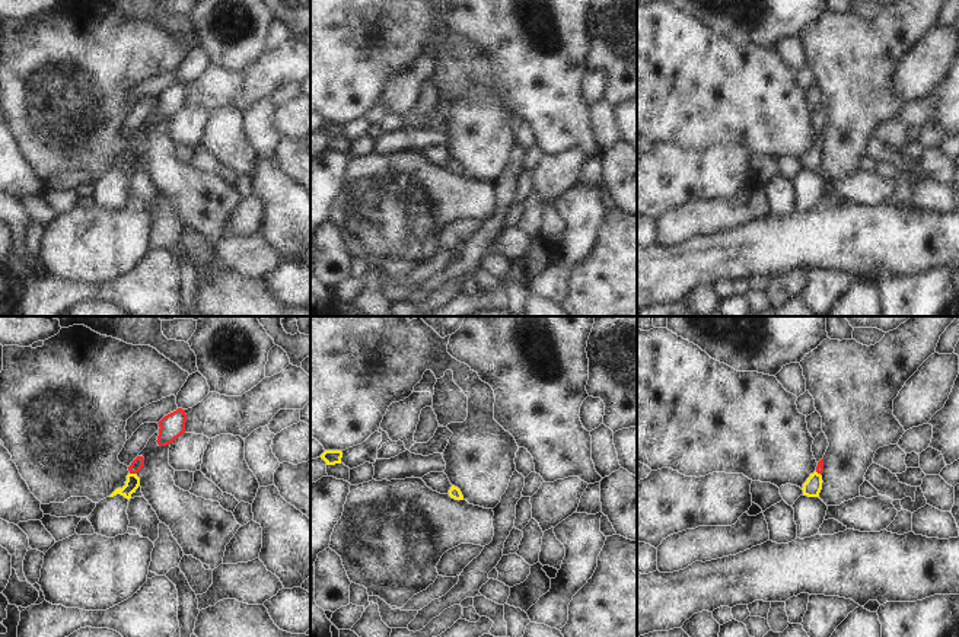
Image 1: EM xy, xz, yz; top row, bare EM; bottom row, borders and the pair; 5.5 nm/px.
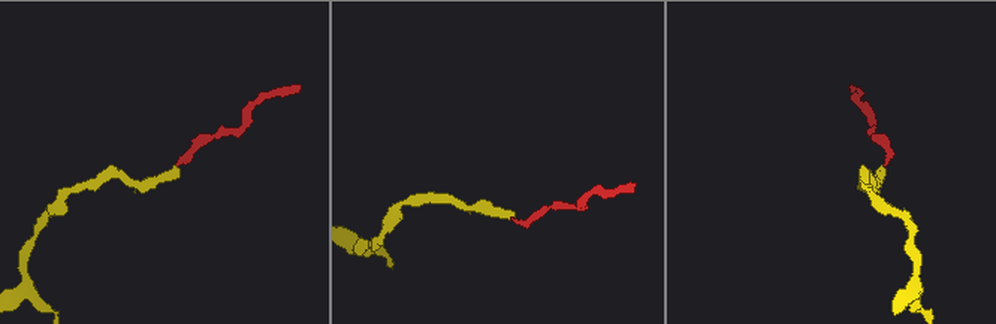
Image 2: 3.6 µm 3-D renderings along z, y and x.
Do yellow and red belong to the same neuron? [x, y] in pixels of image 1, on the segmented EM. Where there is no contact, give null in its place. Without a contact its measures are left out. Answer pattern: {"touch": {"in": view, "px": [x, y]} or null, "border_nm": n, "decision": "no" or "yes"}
{"touch": {"in": "xy", "px": [133, 474]}, "border_nm": 40, "decision": "yes"}

